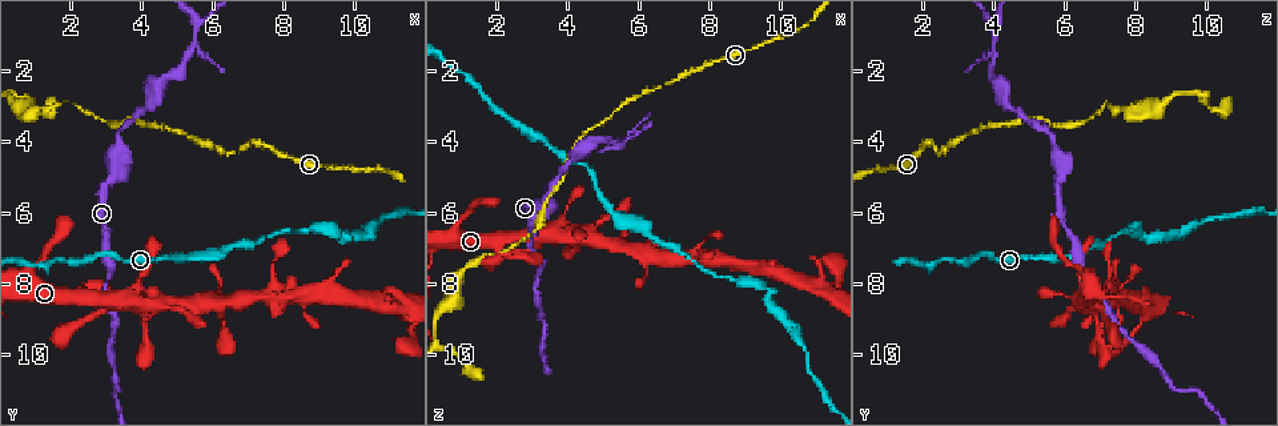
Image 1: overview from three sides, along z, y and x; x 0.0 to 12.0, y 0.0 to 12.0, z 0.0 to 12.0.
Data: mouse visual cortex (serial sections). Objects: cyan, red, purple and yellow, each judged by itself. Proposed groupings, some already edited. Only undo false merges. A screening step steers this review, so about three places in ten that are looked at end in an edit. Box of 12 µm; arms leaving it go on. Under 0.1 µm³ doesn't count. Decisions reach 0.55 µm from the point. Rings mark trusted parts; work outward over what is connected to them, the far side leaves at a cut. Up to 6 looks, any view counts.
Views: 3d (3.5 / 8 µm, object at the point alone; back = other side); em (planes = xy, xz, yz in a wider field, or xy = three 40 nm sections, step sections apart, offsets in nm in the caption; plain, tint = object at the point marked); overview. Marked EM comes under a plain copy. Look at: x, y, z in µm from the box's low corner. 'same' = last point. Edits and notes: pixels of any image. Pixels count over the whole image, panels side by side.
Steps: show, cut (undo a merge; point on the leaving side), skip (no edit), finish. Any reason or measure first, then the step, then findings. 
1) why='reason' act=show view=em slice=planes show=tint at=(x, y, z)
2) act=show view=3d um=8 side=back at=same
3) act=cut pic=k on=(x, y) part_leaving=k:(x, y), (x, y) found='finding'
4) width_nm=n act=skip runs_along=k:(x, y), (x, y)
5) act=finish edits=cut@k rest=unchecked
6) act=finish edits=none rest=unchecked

why='thin neck' act=show view=3d um=3.5 at=(6.6, 4.3, 2.4)

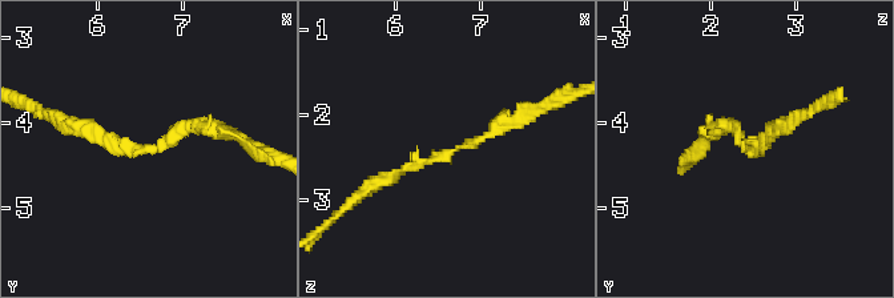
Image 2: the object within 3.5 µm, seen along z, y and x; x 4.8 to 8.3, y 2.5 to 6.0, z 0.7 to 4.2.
arm_widths_nm=150,200 act=show view=em slice=xy step=1 show=tint at=(6.65, 4.35, 2.45)

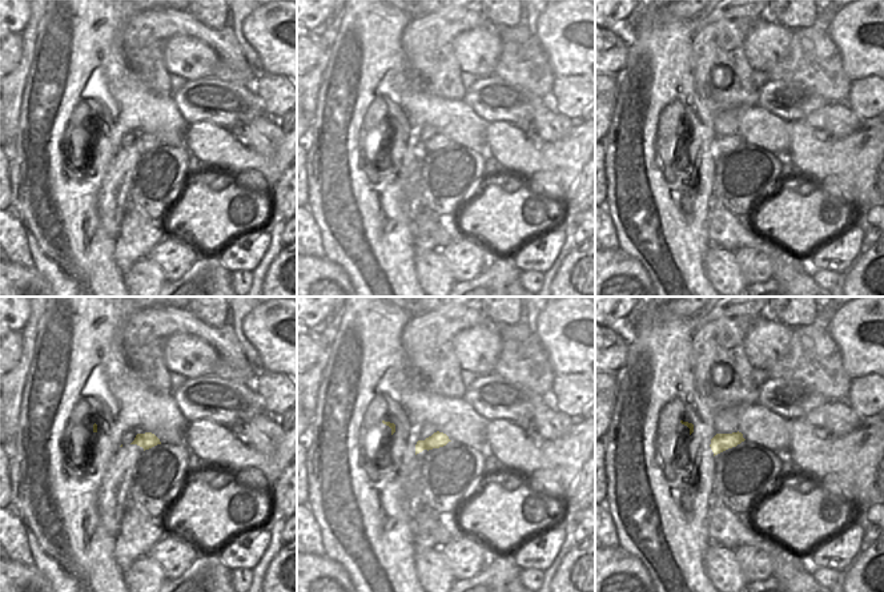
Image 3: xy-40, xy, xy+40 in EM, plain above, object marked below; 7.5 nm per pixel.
act=skip runs_along=2:(520, 116), (451, 153), (373, 184) found='all the same cell'

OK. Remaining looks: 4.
why='arms part here' act=show view=3d um=3.5 at=(5.5, 0.9, 4.0)

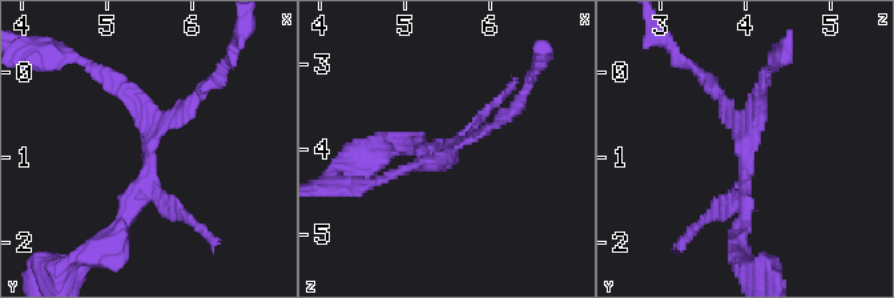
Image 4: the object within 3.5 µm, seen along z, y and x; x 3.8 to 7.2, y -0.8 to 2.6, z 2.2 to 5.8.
arms=3 arm_widths_nm=150,200,200 why='need the tissue' act=show view=em slice=xy step=1 show=tint at=(5.50, 0.90, 4.05)

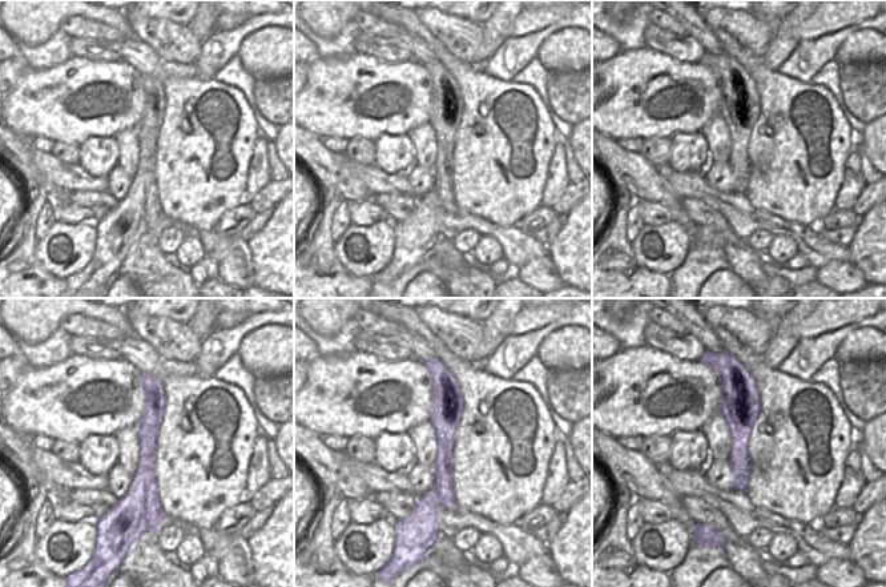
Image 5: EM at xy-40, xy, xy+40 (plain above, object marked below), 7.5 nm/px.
why='another direction' act=show view=em slice=xy step=3 show=tint at=same

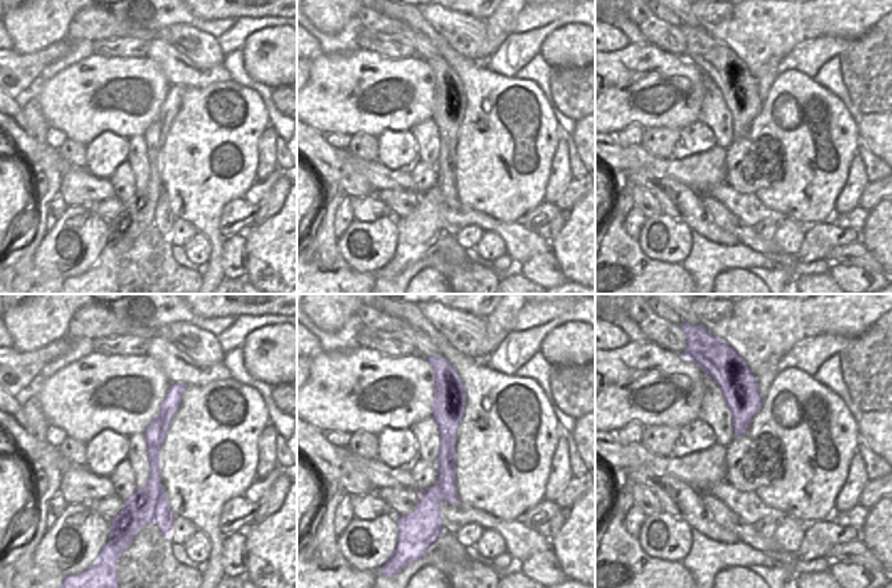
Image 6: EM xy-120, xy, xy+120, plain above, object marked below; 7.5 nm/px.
act=cut pic=4 on=(116, 89) part_leaving=4:(746, 164), (760, 91), (770, 73) found='a second cell is stuck on'

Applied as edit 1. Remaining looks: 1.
act=finish edits=cut@4 rest=unchecked

